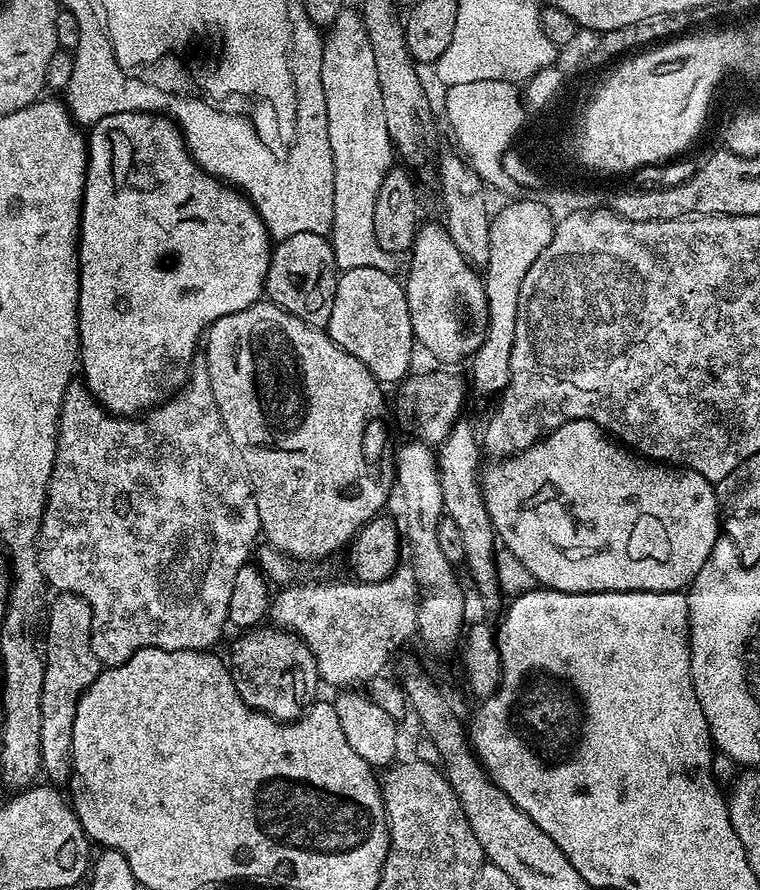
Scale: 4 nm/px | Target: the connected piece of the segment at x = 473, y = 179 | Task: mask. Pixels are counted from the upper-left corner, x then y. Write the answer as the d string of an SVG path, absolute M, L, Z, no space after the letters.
M459 154L439 157L440 160L440 200L444 203L446 227L454 246L462 250L469 264L487 265L490 258L490 211L488 200L484 197L486 185L467 160Z

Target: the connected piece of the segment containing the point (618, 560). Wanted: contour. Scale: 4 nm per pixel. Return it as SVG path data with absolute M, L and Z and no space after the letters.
M565 420L526 451L492 462L488 469L483 469L480 490L492 524L496 527L499 543L507 552L514 554L514 558L518 558L518 562L522 562L530 574L534 574L537 585L554 592L678 592L687 589L698 570L702 570L710 558L714 542L722 534L722 508L713 481L702 478L702 474L689 468L650 460L629 450L592 420Z

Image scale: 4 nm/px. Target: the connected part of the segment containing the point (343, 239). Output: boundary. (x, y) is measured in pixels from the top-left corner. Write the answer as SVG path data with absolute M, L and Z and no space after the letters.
M342 10L338 14L338 18L334 18L334 22L328 25L326 35L323 37L324 49L322 50L322 90L326 94L326 122L328 123L328 133L330 134L330 154L334 154L334 222L332 223L332 231L330 239L332 249L334 250L334 258L336 259L337 269L358 268L362 263L360 257L360 239L367 237L370 232L372 223L372 211L374 210L374 202L378 198L378 188L382 186L382 178L386 178L386 174L394 166L394 145L388 136L386 130L386 118L384 111L380 105L380 91L378 90L378 70L374 70L374 54L370 50L370 34L366 34L366 26L362 19L361 13L348 12Z

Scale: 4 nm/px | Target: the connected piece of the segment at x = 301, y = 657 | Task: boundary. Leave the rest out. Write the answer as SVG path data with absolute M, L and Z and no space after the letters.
M257 626L237 636L230 668L242 702L276 720L291 722L303 716L317 699L318 677L314 656L299 636L275 626Z

